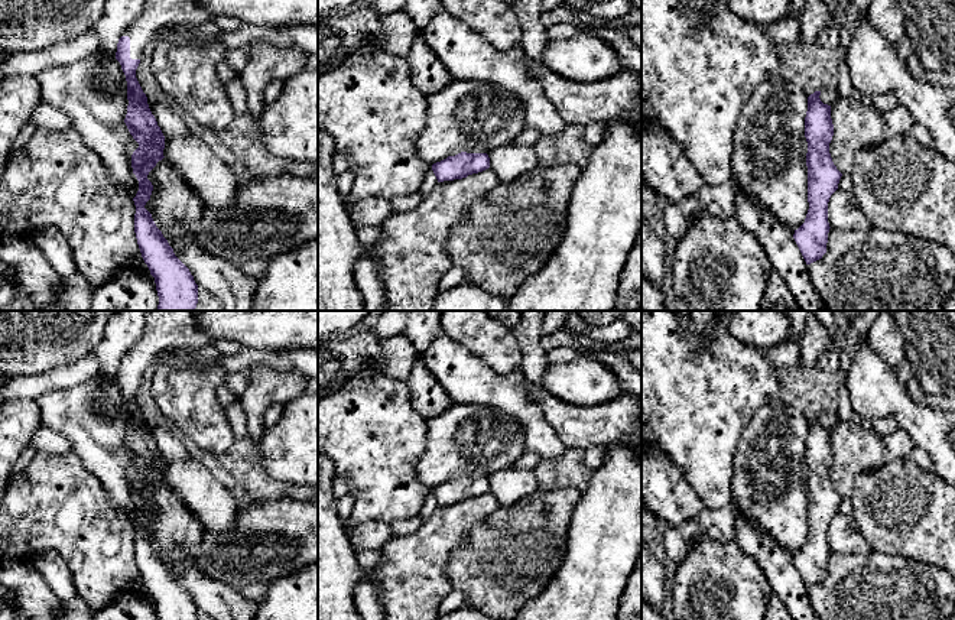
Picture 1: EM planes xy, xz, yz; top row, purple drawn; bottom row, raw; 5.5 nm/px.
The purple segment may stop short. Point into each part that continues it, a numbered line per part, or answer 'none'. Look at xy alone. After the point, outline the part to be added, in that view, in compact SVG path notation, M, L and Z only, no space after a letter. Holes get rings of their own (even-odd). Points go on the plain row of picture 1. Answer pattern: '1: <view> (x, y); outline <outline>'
1: xy (163, 330); outline M149 311L143 337L126 353L130 361L130 382L142 383L144 371L157 354L168 350L201 348L211 344L196 324L198 311Z

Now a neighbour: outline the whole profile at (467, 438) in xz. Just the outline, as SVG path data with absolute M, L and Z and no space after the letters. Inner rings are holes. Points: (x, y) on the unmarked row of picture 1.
M452 402L426 425L426 449L416 464L416 477L429 488L461 475L488 477L511 468L526 454L522 425L494 405Z

